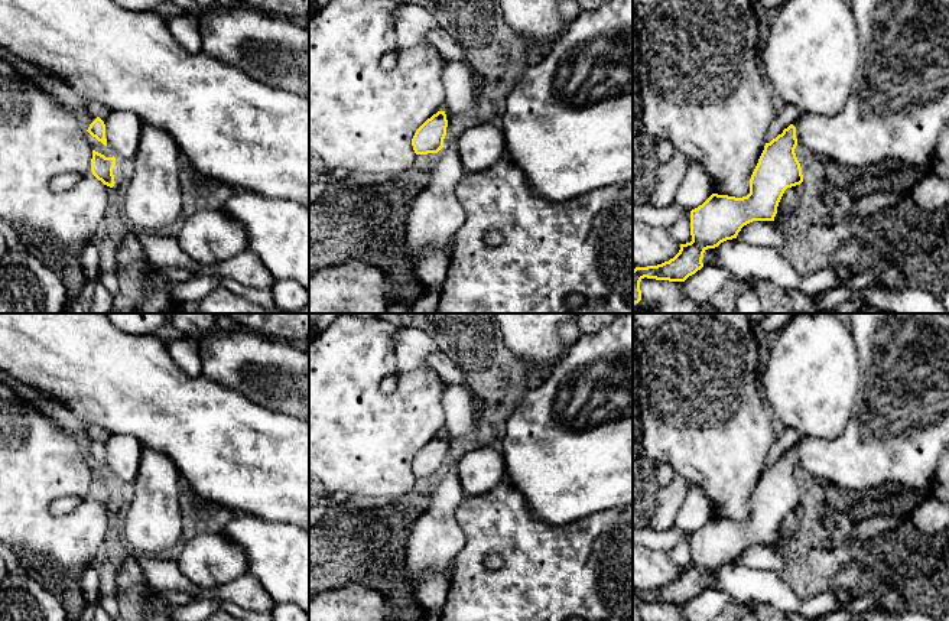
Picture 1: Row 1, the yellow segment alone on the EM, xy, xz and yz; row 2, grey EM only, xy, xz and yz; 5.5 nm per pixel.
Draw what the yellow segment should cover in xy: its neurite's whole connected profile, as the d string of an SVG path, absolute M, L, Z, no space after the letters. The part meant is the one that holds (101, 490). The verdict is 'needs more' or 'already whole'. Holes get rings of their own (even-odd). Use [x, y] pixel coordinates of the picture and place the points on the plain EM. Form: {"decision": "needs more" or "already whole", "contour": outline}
{"decision": "needs more", "contour": "M97 440L87 453L87 462L91 466L92 482L91 495L104 508L120 516L129 504L130 488L116 484L111 472L107 469L105 448Z"}

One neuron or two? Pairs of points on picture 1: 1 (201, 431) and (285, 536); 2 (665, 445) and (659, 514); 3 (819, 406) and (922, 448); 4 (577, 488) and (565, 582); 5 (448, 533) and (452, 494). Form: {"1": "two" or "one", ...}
{"1": "two", "2": "two", "3": "two", "4": "two", "5": "one"}

